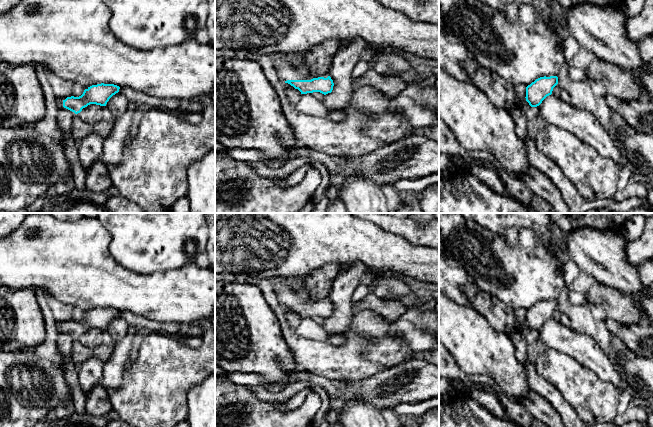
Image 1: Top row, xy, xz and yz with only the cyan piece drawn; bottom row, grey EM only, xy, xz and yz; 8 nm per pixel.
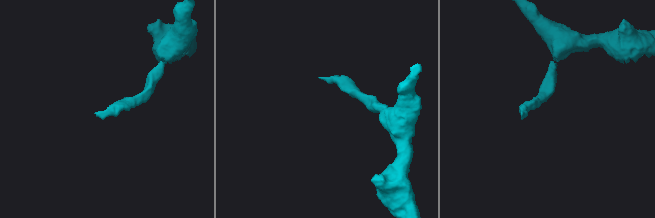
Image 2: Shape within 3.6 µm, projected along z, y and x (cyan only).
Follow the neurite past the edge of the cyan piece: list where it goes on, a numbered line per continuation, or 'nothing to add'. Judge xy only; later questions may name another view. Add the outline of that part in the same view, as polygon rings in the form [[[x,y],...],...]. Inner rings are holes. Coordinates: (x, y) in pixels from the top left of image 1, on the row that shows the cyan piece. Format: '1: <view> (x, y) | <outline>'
1: xy (59, 100) | [[[57,98],[57,105],[58,105],[58,107],[59,107],[59,110],[67,110],[67,111],[70,111],[70,110],[68,110],[68,109],[66,109],[66,108],[64,108],[63,107],[63,101],[65,100],[66,98]],[[70,111],[71,112],[71,114],[75,117],[75,116],[77,116],[78,114],[75,114],[74,112],[72,112],[72,111]]]

